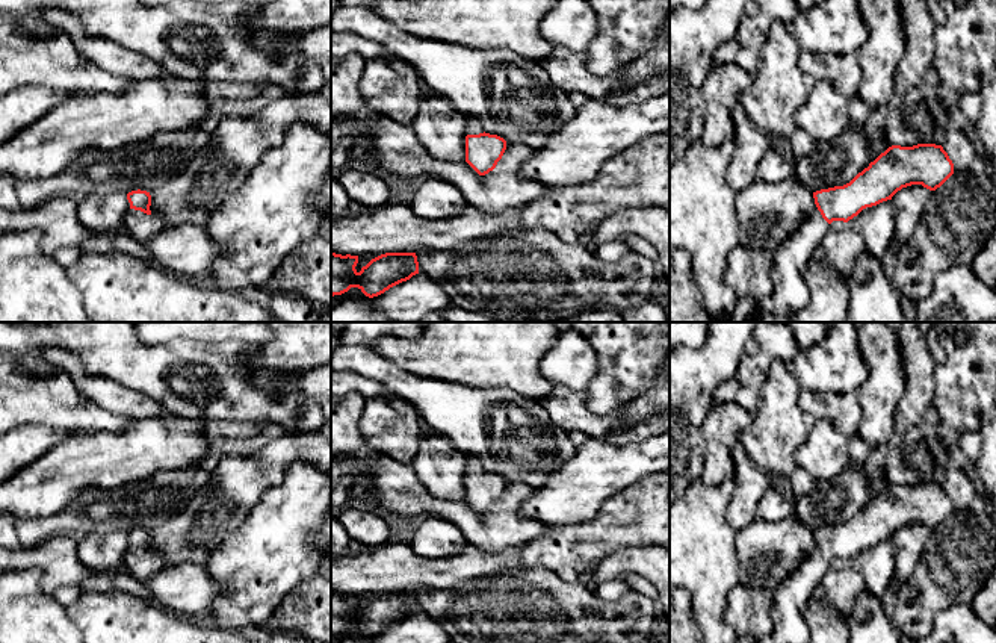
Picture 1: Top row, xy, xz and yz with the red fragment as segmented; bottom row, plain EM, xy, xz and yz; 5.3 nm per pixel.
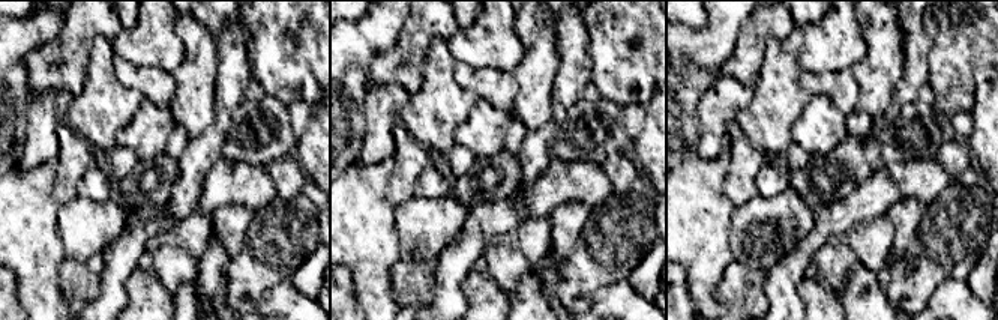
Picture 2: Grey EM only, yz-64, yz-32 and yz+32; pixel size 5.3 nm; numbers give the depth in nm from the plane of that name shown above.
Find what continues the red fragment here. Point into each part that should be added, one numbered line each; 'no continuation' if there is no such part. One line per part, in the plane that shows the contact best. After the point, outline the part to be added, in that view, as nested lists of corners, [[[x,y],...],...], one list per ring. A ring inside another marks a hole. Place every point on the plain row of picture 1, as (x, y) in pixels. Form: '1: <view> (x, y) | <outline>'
1: xy (139, 565) | [[[128,548],[124,558],[122,564],[125,567],[125,575],[130,578],[136,579],[138,582],[145,582],[151,575],[156,572],[162,570],[166,564],[165,561],[154,555],[154,554],[147,554],[141,549]]]

